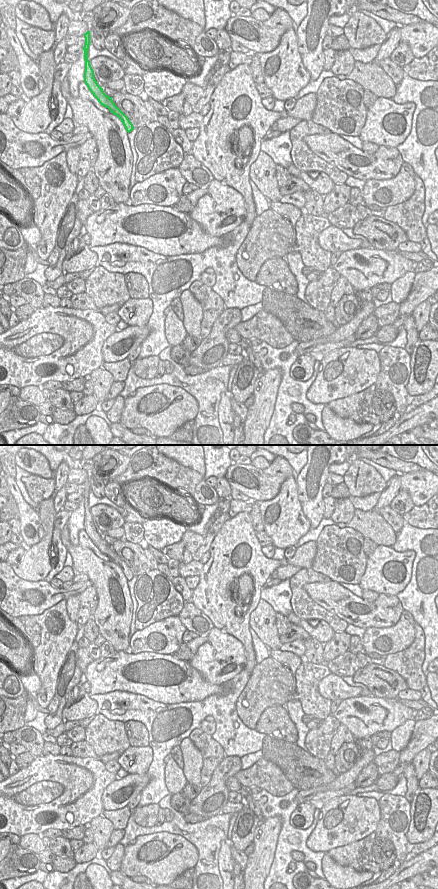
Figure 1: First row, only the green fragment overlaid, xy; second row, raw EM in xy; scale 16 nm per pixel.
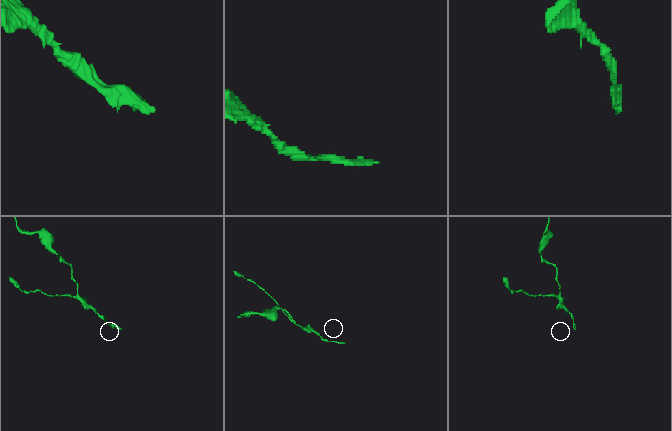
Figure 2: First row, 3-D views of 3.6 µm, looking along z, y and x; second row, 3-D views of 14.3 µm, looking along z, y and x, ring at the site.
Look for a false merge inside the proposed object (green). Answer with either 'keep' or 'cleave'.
cleave

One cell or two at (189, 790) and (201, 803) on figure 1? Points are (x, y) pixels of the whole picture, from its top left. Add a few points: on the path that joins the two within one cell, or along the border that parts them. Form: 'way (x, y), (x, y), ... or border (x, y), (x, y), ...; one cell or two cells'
border (202, 788), (191, 800); two cells

